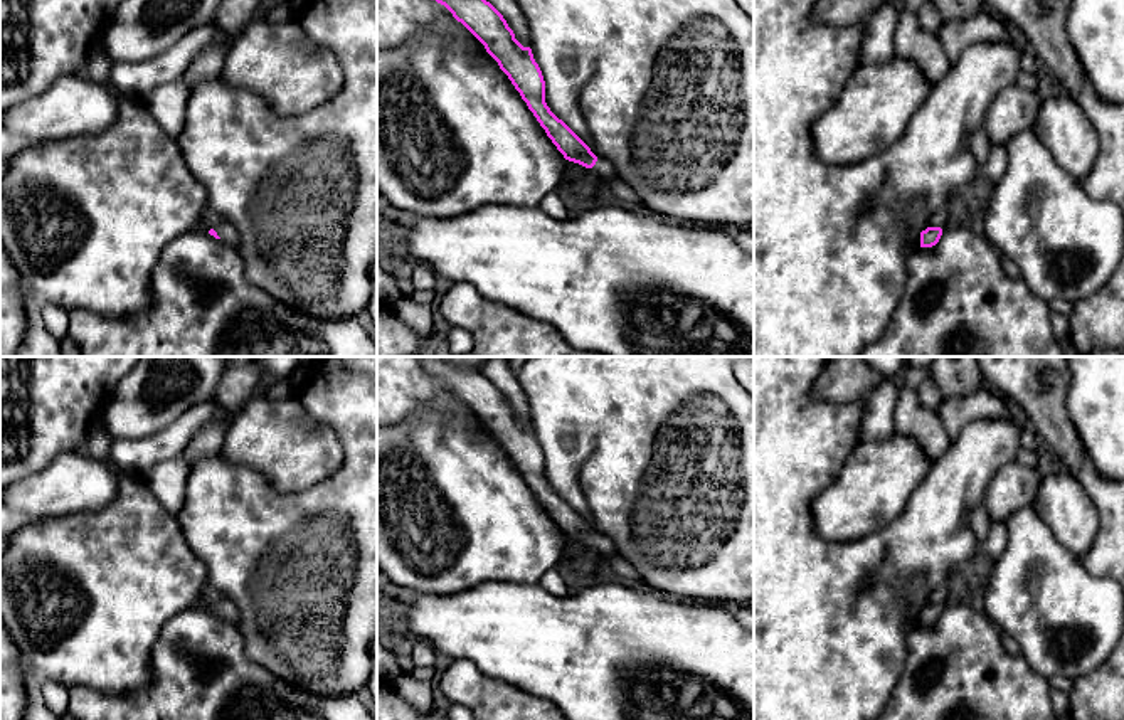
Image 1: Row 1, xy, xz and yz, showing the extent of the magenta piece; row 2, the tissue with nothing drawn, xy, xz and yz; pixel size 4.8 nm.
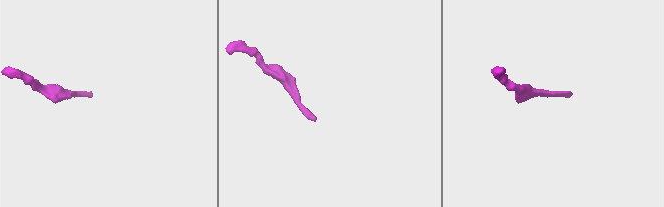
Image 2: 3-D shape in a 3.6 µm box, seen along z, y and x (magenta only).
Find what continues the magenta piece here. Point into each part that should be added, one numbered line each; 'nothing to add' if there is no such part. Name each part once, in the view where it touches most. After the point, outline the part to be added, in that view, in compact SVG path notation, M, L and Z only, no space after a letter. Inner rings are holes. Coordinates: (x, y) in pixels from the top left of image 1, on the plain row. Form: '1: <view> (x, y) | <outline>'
1: xz (604, 545) | M597 535L596 542L589 547L592 547L602 557L616 557L618 555L612 540L604 535Z

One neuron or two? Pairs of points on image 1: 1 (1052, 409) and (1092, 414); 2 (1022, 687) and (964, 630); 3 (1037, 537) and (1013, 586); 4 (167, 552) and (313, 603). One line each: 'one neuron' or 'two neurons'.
1: two neurons
2: one neuron
3: one neuron
4: two neurons

